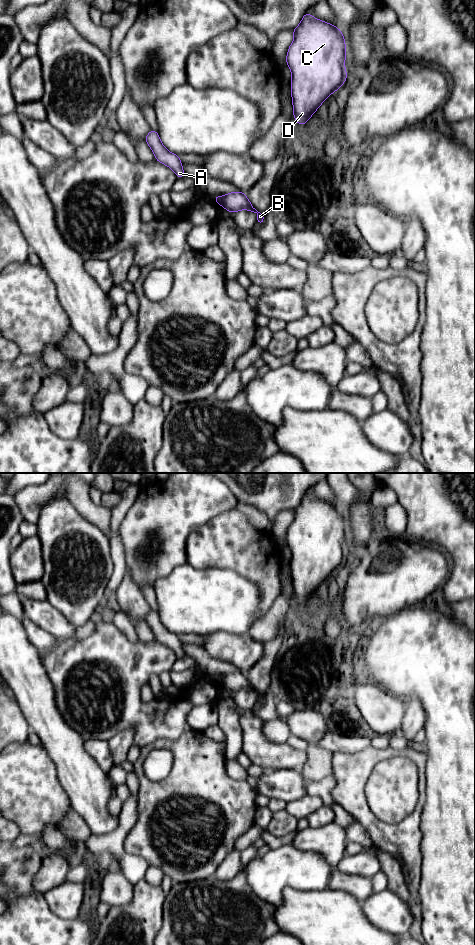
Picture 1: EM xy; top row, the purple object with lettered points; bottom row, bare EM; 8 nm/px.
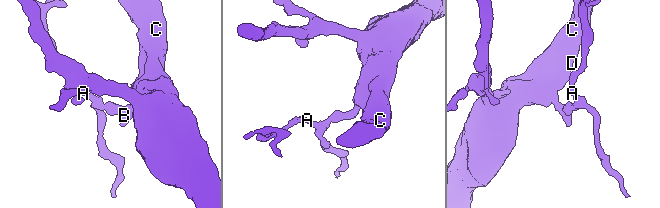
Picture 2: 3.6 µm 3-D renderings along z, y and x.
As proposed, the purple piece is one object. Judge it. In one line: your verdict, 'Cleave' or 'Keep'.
Cleave

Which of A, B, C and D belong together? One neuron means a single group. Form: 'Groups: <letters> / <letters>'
Groups: A / B C D

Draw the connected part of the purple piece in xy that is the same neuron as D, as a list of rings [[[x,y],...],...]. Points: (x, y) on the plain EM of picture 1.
[[[308,491],[293,510],[294,520],[288,528],[286,543],[292,553],[291,576],[293,595],[301,606],[308,602],[320,585],[348,558],[345,549],[346,524],[342,510],[316,499]]]

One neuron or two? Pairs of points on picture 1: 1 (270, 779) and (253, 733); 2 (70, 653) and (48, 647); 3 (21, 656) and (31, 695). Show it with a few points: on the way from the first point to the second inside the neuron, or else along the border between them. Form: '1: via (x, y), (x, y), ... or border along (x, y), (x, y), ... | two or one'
1: border along (290, 768), (265, 770) | two
2: via (65, 653), (56, 653), (53, 650) | one
3: via (21, 666), (31, 685) | one

